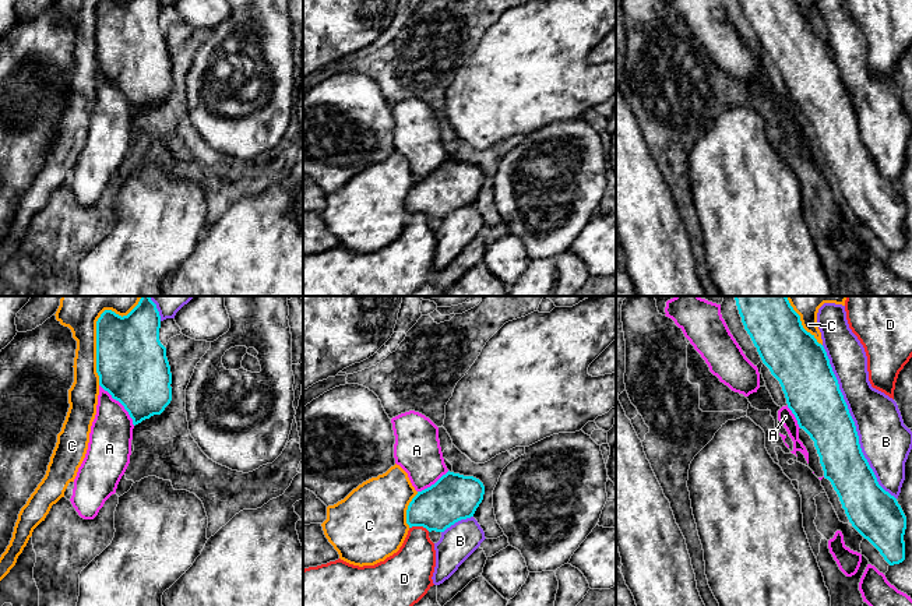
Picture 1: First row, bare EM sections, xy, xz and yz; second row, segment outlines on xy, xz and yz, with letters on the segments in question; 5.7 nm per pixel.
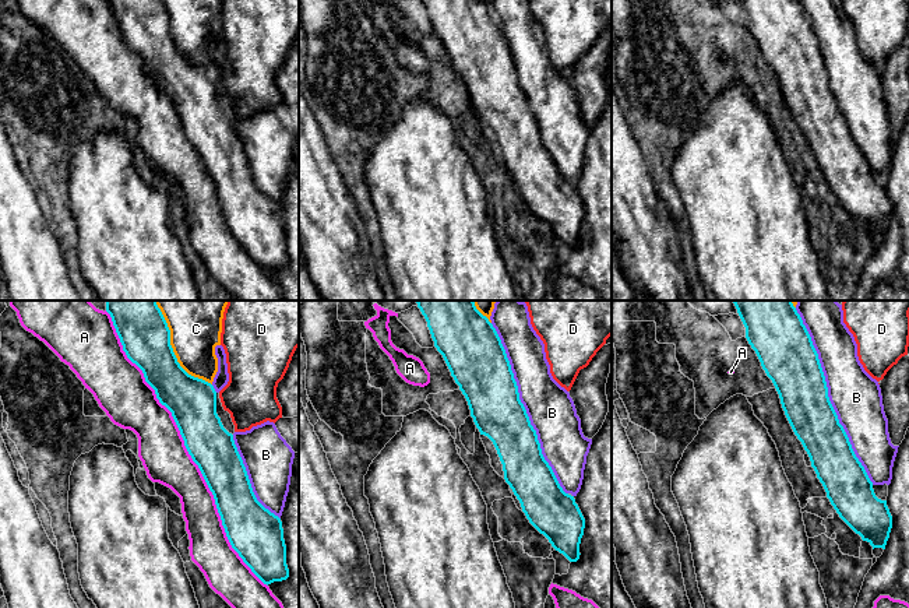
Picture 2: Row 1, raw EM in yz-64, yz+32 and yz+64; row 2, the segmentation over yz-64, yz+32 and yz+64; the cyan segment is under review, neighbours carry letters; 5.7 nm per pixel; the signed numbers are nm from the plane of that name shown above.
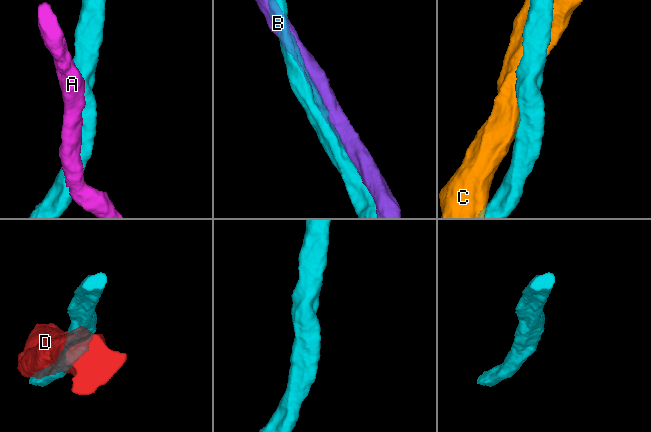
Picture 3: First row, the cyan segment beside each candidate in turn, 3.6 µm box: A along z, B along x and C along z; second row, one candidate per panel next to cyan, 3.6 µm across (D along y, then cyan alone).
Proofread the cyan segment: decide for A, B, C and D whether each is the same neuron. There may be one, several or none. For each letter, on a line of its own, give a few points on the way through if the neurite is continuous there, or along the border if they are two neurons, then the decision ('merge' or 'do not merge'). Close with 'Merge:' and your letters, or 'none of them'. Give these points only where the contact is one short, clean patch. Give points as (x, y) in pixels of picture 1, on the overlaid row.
A: do not merge
B: merge
C: do not merge
D: do not merge
Merge: B

